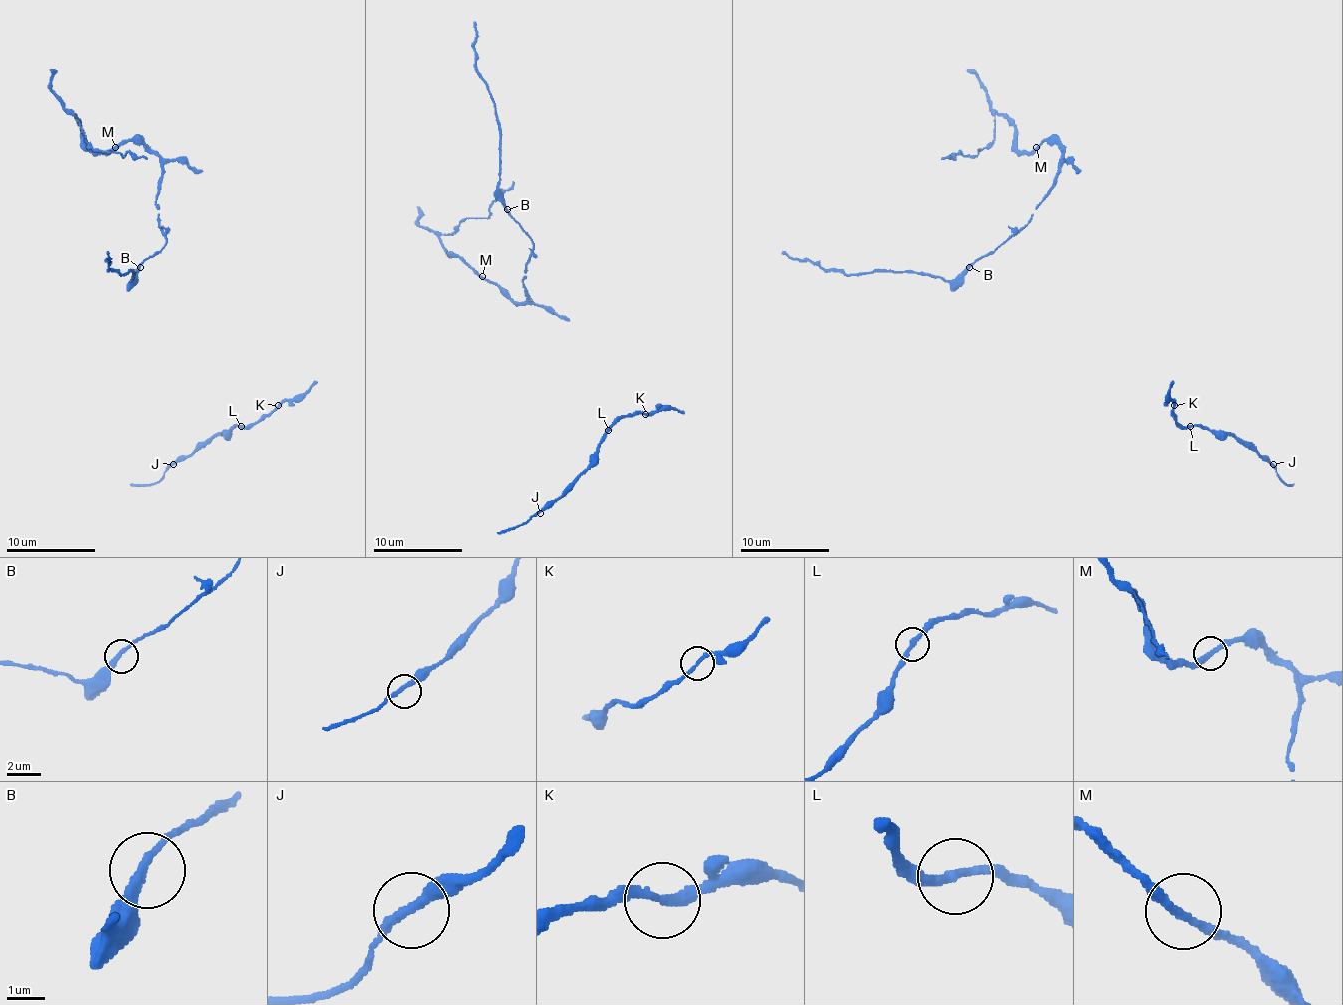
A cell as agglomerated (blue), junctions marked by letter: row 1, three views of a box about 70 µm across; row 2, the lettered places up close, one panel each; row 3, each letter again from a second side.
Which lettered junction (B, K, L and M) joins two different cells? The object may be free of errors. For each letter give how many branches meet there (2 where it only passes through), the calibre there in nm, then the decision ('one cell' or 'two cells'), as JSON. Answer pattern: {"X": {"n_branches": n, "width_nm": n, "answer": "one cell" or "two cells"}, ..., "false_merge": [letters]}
{"B": {"n_branches": 2, "width_nm": 240, "answer": "one cell"}, "K": {"n_branches": 2, "width_nm": 240, "answer": "one cell"}, "L": {"n_branches": 2, "width_nm": 240, "answer": "one cell"}, "M": {"n_branches": 2, "width_nm": 240, "answer": "one cell"}, "false_merge": []}

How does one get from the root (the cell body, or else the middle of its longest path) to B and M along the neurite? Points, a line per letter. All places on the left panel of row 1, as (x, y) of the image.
B: (202, 172), (182, 160), (169, 160), (164, 165), (155, 207), (157, 225), (166, 243), (140, 267)
M: (202, 172), (182, 160), (151, 154), (140, 143), (122, 140), (115, 147)

